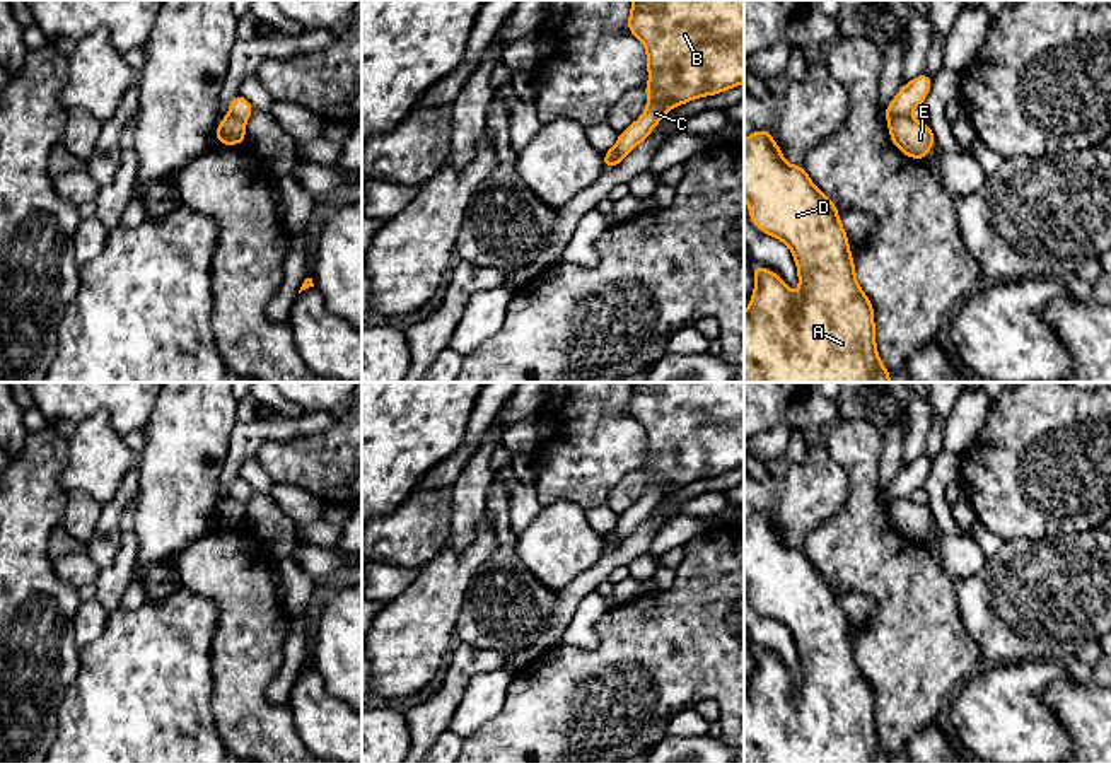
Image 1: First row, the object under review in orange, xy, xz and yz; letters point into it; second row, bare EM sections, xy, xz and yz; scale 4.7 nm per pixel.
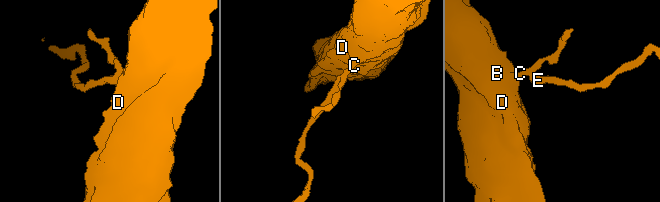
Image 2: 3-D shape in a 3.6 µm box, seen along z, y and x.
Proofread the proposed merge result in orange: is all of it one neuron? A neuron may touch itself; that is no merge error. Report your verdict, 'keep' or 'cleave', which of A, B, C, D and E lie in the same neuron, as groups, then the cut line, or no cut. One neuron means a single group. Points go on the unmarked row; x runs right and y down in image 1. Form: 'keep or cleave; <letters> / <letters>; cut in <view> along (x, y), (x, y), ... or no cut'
cleave; A B C D / E; cut in yz along (907, 497), (896, 497), (889, 504)

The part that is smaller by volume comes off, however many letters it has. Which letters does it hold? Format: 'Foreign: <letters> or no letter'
Foreign: E

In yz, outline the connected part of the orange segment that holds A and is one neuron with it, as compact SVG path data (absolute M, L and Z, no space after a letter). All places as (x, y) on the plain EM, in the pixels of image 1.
M765 510L753 514L744 522L744 580L747 584L749 601L753 608L761 614L777 620L790 630L799 654L800 667L800 678L795 683L792 673L775 654L759 647L751 647L756 666L753 679L749 683L749 690L744 695L744 763L891 763L891 754L879 743L879 734L875 731L874 690L857 664L848 618L838 601L836 585L816 570L802 548L783 545L783 536L778 526L773 524L771 514Z

